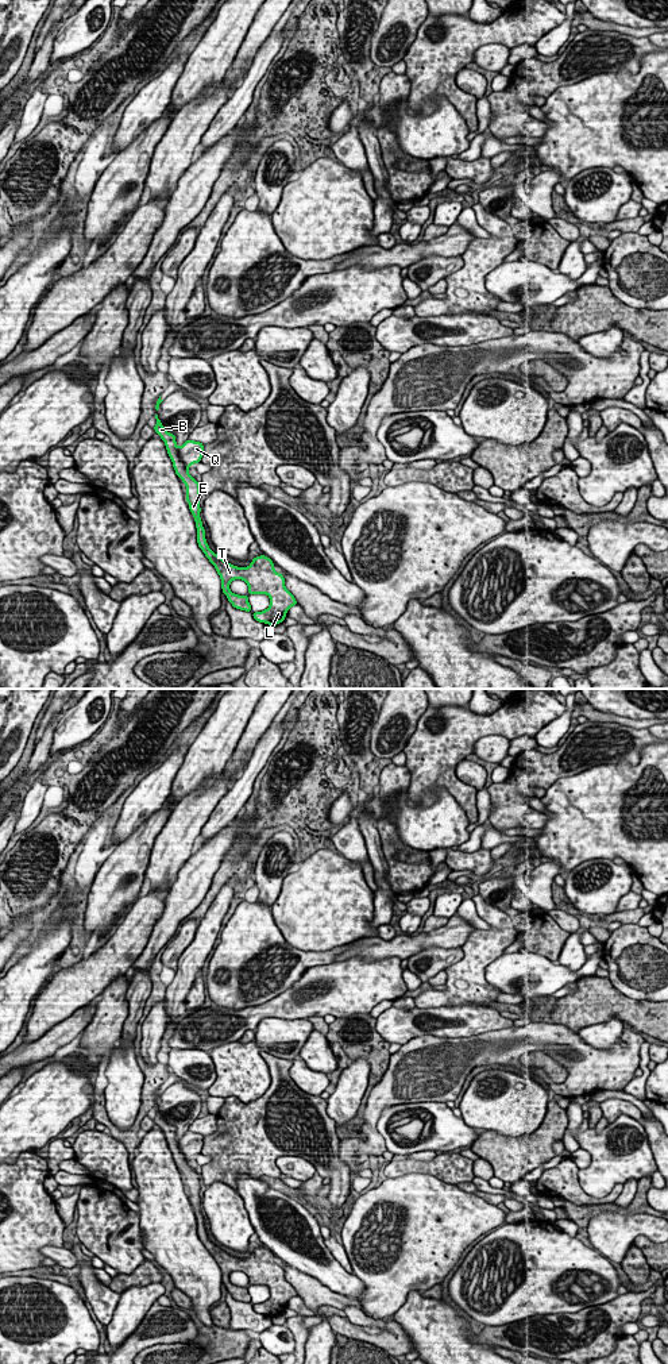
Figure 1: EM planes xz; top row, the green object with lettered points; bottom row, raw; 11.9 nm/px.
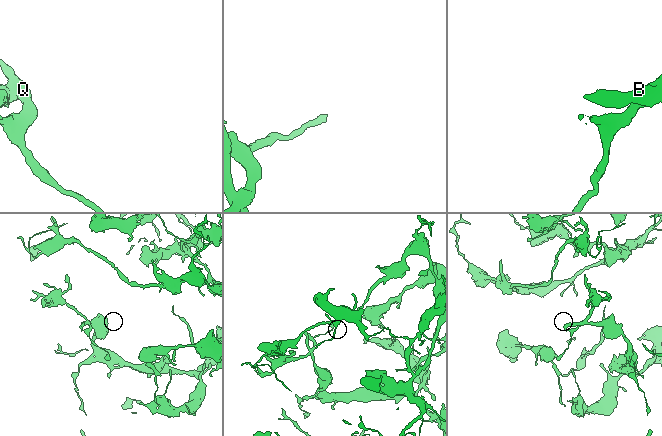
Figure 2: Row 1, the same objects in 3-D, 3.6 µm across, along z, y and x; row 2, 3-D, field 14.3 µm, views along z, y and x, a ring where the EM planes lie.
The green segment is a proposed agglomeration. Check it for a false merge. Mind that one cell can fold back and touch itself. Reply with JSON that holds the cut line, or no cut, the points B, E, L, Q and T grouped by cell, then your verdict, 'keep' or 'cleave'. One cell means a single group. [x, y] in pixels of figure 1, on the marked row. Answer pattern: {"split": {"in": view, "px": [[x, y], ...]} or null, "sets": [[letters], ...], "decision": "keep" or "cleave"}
{"split": null, "sets": [["B", "E", "L", "Q", "T"]], "decision": "keep"}

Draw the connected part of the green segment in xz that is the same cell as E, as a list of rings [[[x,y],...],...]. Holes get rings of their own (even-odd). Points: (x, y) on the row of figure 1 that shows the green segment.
[[[155,415],[157,424],[154,431],[165,442],[167,454],[173,462],[177,477],[182,479],[186,486],[186,501],[194,517],[197,528],[197,543],[209,562],[215,566],[221,579],[223,593],[233,608],[251,612],[248,602],[250,594],[267,594],[270,606],[262,612],[252,613],[254,620],[269,624],[270,627],[282,623],[286,619],[286,612],[298,605],[294,596],[285,587],[285,578],[274,570],[274,563],[266,555],[255,556],[248,567],[238,567],[221,556],[215,554],[205,539],[205,528],[200,517],[200,482],[197,482],[188,470],[193,463],[201,462],[204,454],[204,444],[201,442],[186,440],[182,446],[175,442],[175,435],[169,434],[162,425],[158,415]],[[233,579],[242,579],[248,585],[248,594],[239,596],[231,592],[229,583]]]

